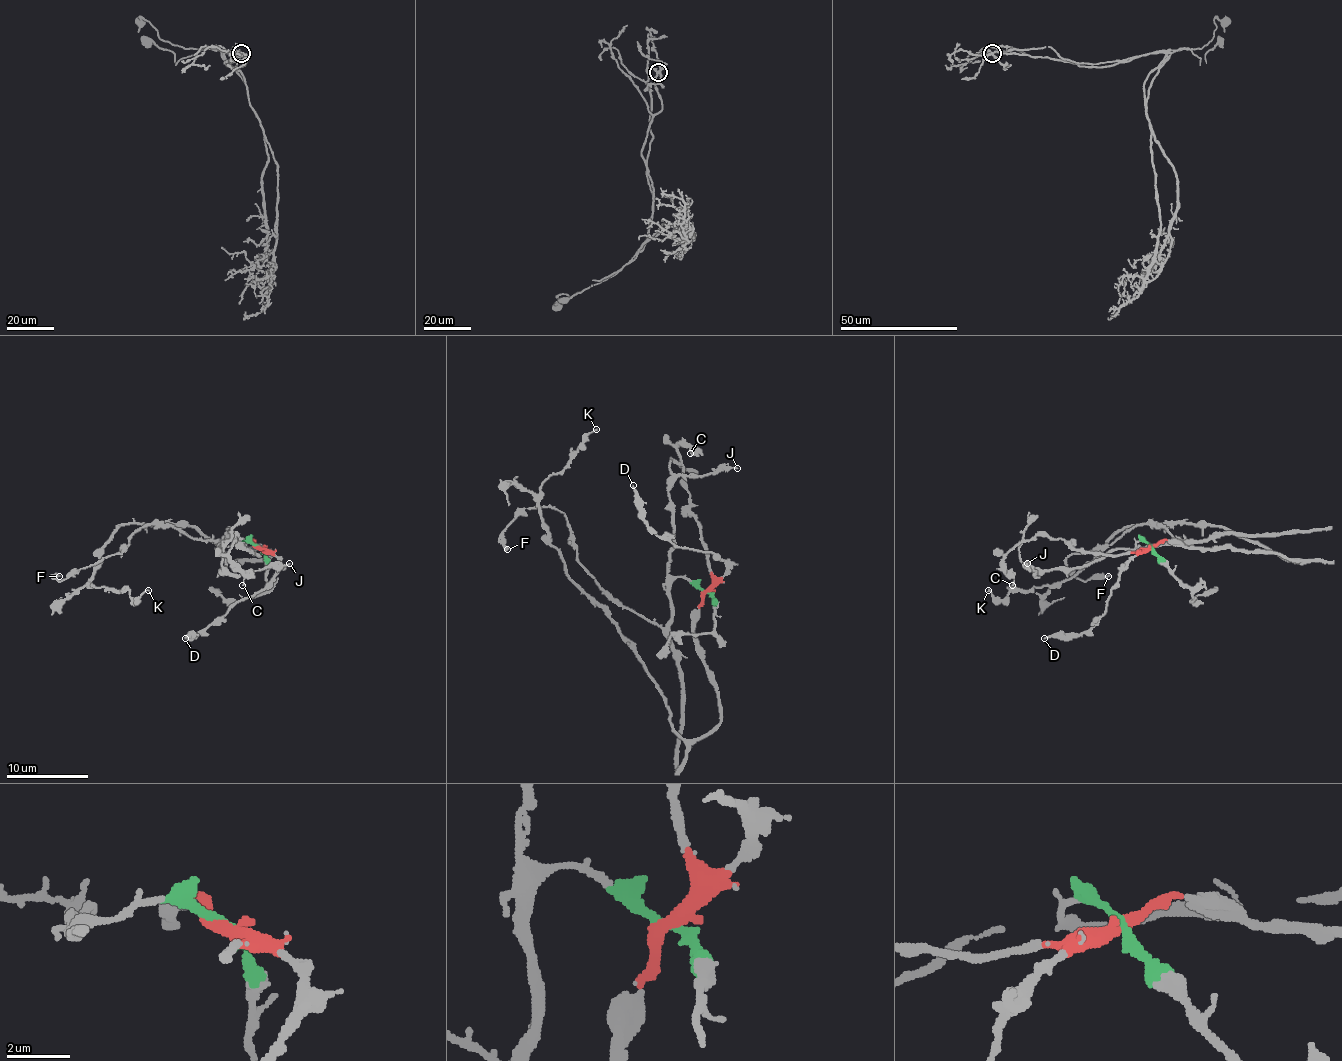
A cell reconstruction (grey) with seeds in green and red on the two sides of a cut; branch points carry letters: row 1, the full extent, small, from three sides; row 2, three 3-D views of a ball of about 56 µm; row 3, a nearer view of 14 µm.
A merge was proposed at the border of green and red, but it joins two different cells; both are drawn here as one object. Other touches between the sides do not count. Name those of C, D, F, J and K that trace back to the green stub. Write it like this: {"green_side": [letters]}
{"green_side": ["F", "J"]}

